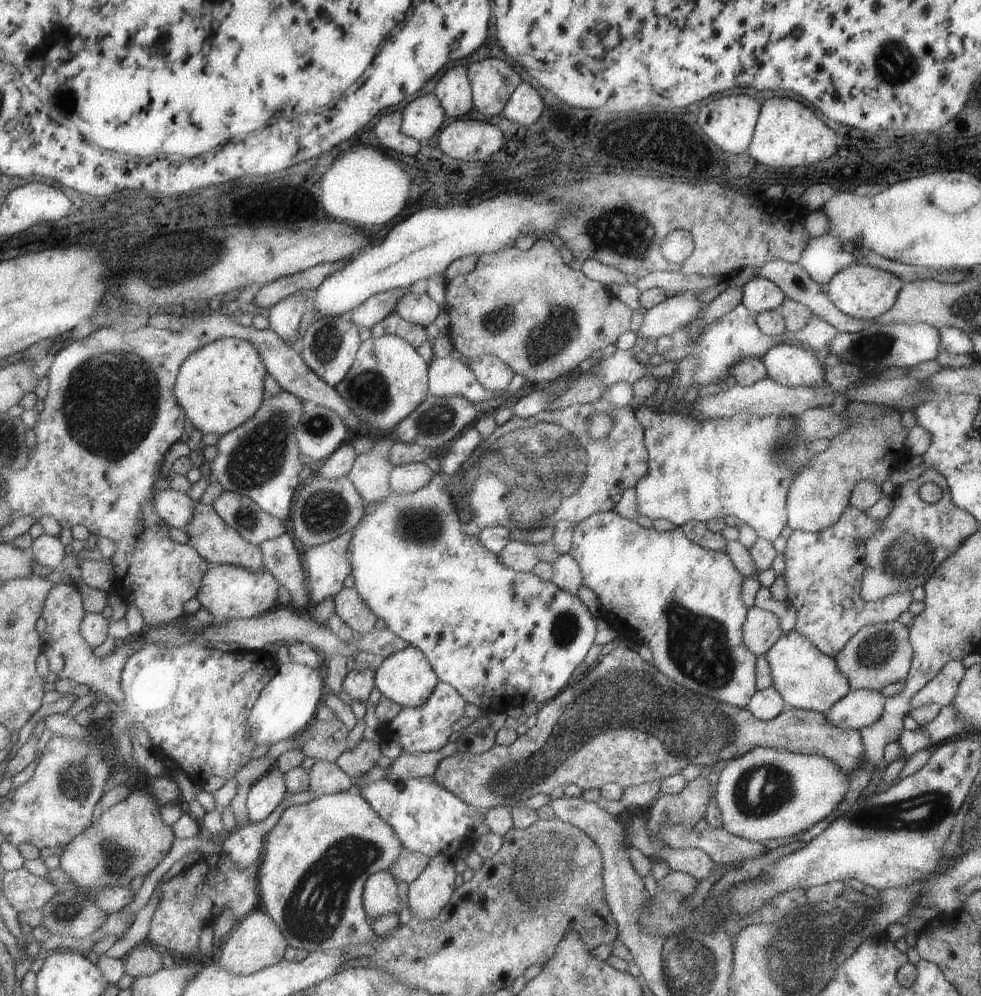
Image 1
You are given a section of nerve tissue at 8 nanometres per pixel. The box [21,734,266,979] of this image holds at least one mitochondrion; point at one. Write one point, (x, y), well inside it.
(75, 782)

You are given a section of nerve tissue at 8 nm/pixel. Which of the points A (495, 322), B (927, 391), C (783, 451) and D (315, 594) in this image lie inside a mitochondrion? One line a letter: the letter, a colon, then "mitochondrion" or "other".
A: mitochondrion
B: other
C: mitochondrion
D: other

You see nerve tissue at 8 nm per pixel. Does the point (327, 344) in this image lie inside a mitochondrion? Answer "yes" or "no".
yes

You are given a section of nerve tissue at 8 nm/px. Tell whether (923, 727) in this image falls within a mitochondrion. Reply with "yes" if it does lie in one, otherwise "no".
no

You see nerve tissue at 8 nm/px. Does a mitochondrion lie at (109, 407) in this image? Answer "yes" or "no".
yes

